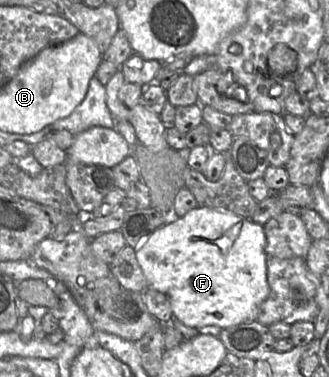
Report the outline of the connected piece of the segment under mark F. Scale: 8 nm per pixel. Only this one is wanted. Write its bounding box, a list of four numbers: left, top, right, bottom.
[136,207,269,329]

